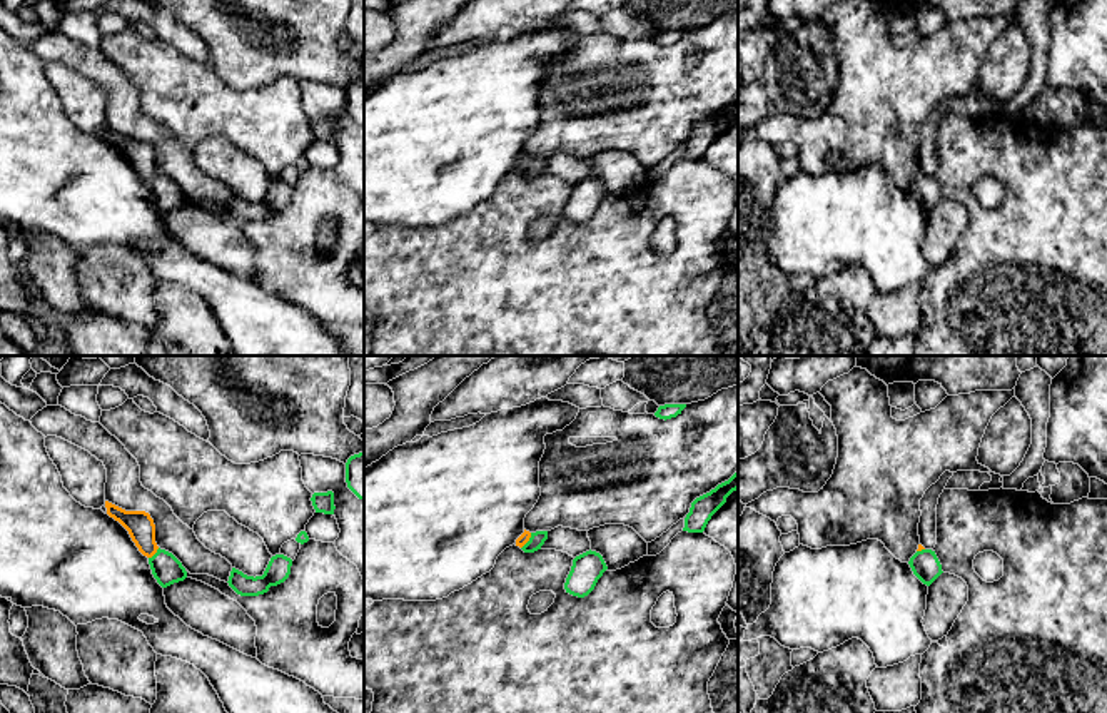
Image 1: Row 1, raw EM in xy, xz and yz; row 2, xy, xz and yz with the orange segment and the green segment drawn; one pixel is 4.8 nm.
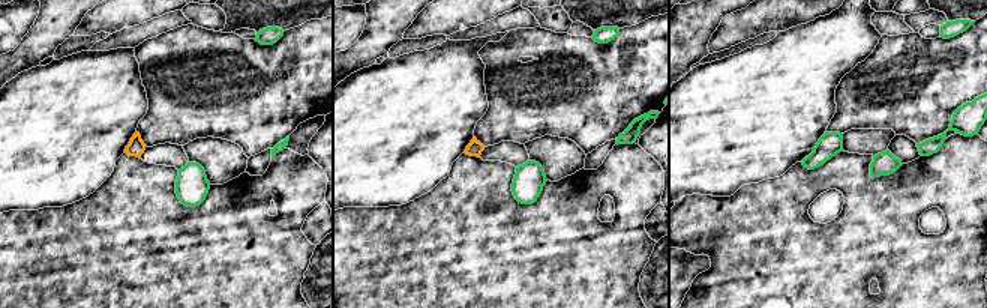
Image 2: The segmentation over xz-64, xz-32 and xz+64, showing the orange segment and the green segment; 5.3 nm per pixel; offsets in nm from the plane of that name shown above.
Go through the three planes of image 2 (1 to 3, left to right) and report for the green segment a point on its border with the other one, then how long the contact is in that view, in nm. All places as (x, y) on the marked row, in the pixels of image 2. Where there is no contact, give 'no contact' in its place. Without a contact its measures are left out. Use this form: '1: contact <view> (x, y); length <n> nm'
1: no contact
2: no contact
3: no contact

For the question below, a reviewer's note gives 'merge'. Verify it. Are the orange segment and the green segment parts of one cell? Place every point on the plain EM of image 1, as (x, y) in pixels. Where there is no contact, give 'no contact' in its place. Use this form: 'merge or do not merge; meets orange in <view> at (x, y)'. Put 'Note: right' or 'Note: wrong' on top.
Note: wrong
do not merge; meets orange in xy at (154, 179)

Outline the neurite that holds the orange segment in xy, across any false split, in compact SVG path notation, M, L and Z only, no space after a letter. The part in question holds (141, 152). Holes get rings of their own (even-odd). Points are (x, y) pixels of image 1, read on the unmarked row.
M105 127L107 140L119 147L130 160L139 177L152 184L159 172L155 169L155 150L145 137L125 137L109 127Z

